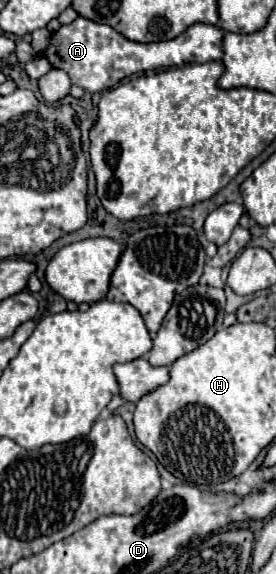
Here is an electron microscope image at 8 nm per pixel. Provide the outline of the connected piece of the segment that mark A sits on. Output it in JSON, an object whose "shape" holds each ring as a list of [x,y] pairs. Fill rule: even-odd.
{"shape":[[[85,18],[73,20],[69,26],[61,26],[53,36],[43,56],[53,68],[61,68],[69,74],[71,82],[87,92],[103,92],[117,86],[131,74],[155,70],[155,68],[182,66],[191,62],[211,62],[223,58],[223,30],[213,24],[193,24],[181,36],[173,40],[141,44],[123,38],[119,32],[105,24],[97,24]]]}

